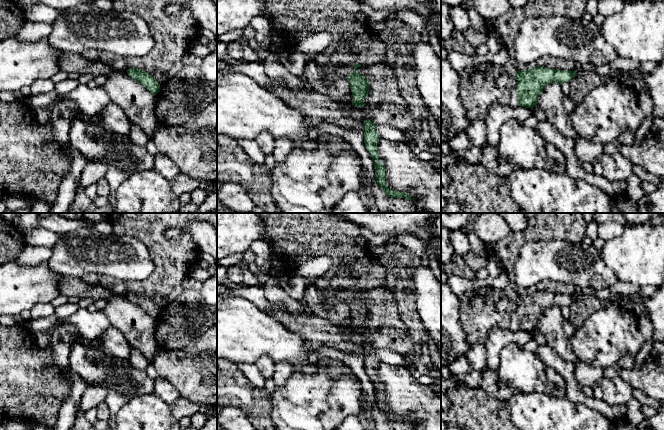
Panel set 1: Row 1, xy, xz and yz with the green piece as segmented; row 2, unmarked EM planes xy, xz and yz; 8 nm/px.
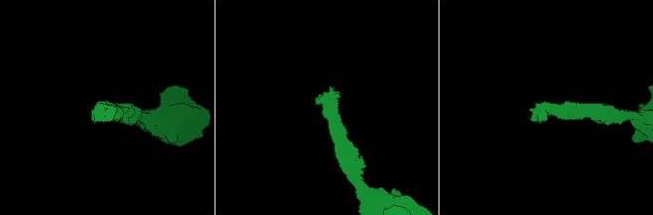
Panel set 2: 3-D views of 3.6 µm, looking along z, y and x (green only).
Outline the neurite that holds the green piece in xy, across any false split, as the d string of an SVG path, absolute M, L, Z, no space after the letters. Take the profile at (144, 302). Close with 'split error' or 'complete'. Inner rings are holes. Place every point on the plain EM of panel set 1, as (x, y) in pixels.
M130 292L127 294L127 297L129 301L139 306L152 318L156 319L159 316L160 308L148 296L137 292Z | complete

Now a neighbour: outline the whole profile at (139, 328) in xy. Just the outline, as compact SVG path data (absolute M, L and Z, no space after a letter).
M113 293L101 310L110 321L110 325L119 329L131 348L138 349L152 363L160 351L156 342L156 319L132 303L127 295Z

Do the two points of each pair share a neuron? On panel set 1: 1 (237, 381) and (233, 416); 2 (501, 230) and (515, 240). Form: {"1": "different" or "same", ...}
{"1": "different", "2": "different"}

